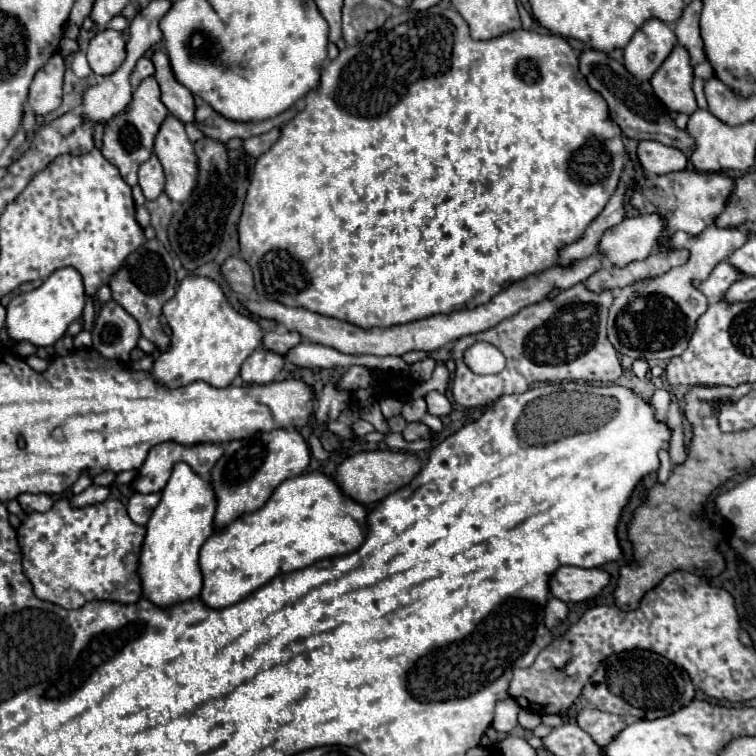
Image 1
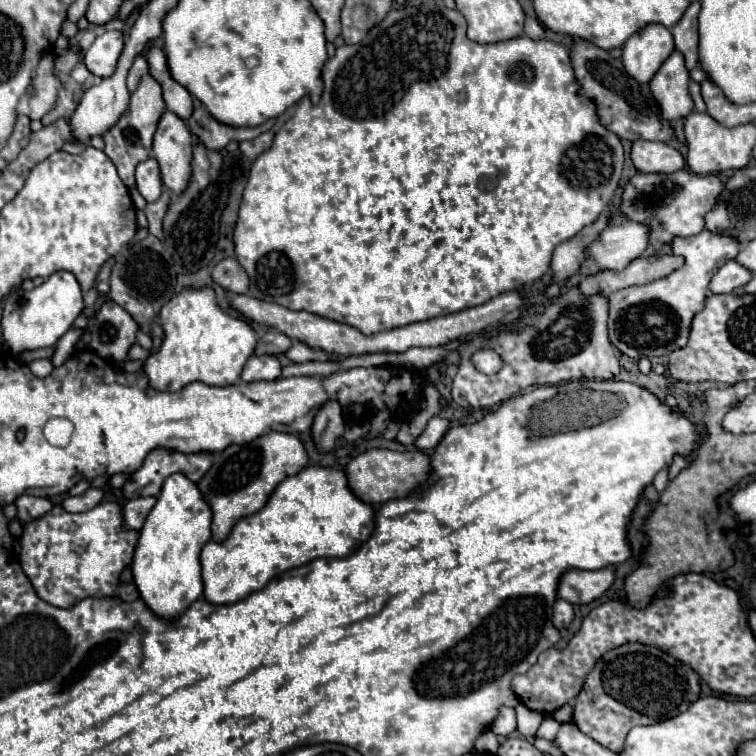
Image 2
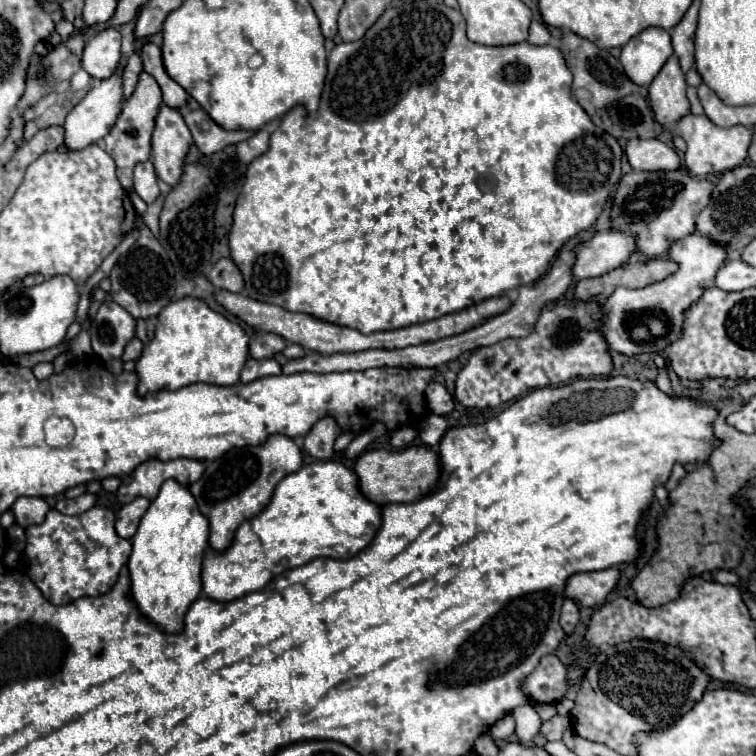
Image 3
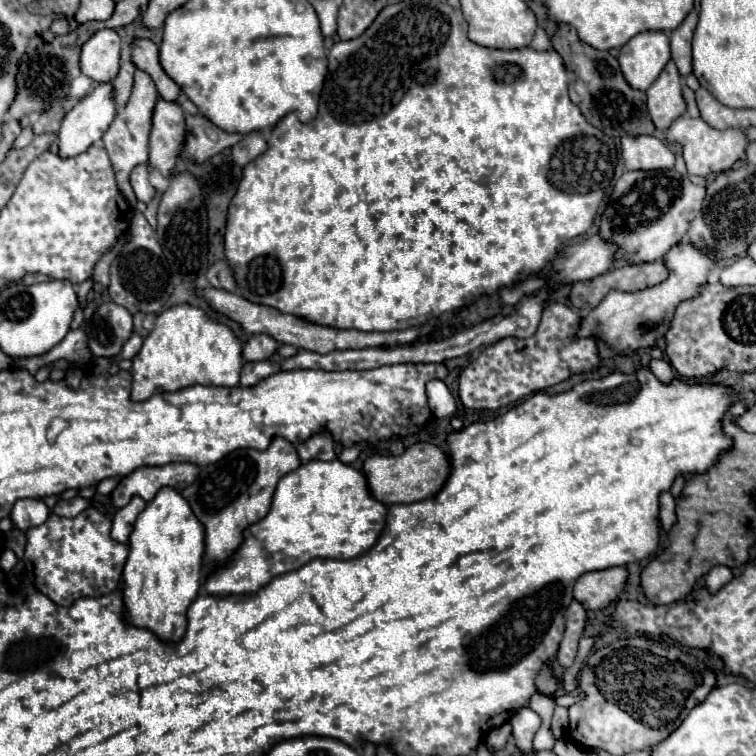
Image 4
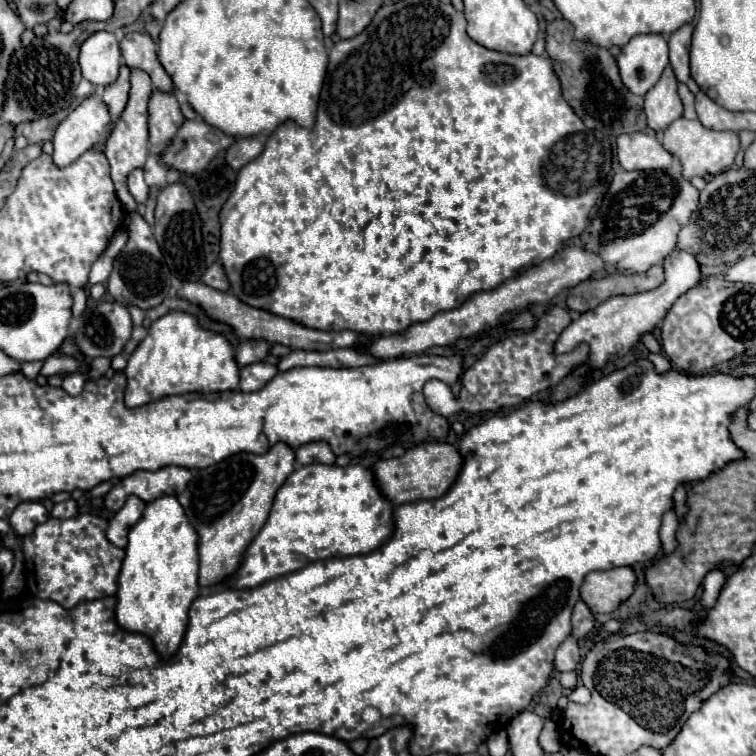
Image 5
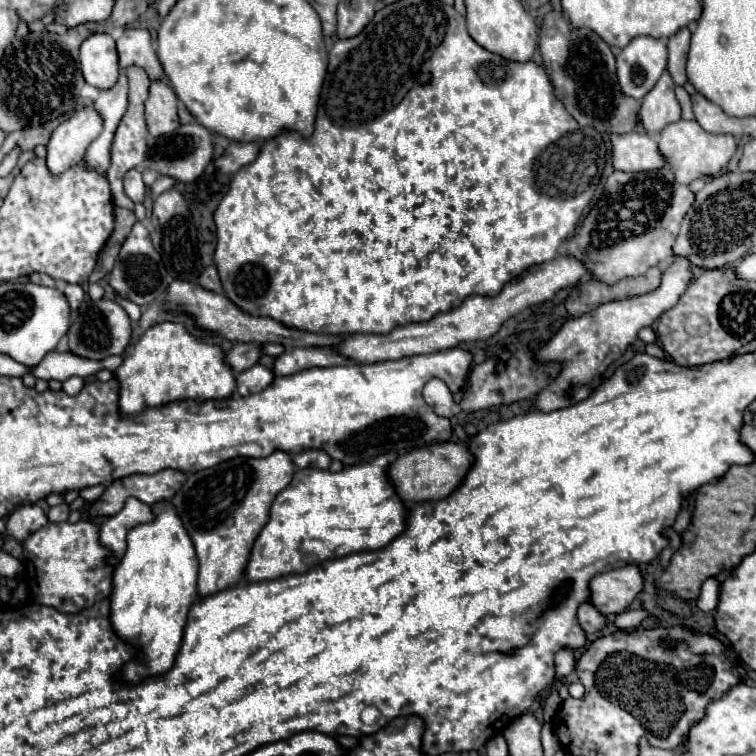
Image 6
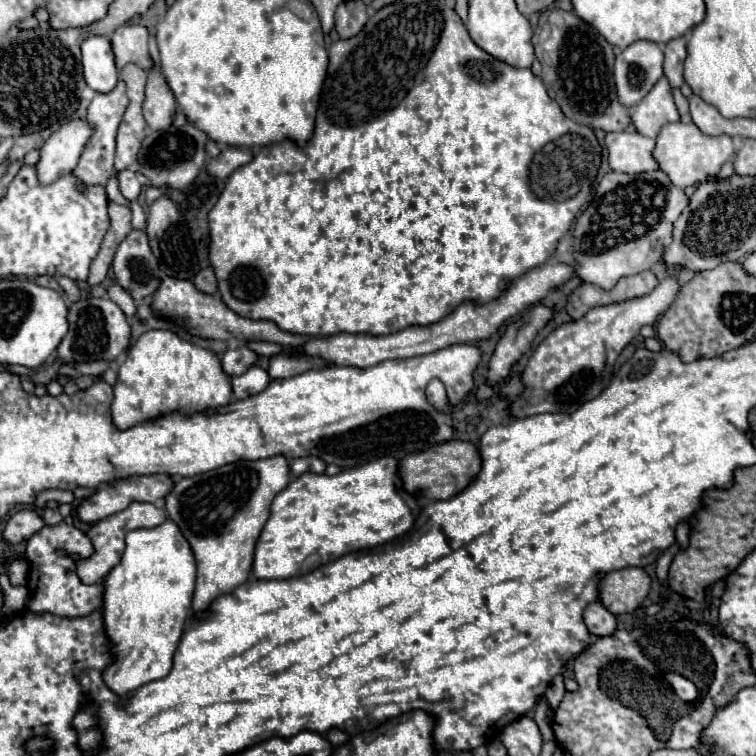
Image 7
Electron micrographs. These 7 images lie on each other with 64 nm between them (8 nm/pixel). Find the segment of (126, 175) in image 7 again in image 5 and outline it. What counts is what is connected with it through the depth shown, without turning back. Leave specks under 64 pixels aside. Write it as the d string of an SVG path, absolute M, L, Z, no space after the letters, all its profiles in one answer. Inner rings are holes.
M136 168L136 170L130 172L130 176L128 176L128 190L136 198L136 202L146 202L148 200L150 188L144 182L144 170L142 168Z

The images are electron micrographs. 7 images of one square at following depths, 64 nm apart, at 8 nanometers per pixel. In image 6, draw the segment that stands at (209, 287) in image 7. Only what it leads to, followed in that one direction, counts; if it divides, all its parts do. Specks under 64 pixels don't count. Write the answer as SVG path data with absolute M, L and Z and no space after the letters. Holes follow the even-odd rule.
M212 264L212 266L208 266L202 274L200 274L200 278L198 278L198 284L200 286L204 286L204 288L208 288L208 290L212 290L212 292L222 292L222 282L220 282L220 276L218 276L218 268Z

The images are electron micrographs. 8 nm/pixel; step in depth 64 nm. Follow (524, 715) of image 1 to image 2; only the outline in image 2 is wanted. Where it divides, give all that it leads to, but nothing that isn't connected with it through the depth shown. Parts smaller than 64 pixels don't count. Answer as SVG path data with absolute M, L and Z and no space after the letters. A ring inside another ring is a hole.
M518 704L516 706L516 716L518 716L518 730L522 736L530 738L536 734L540 722L544 720L544 716L540 712L534 712L530 708L526 708L524 704Z

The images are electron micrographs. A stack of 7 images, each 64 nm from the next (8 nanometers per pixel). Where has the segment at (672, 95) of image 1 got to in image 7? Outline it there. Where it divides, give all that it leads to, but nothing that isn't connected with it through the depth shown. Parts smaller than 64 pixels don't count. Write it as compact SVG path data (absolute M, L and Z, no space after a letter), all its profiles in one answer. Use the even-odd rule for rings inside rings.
M662 76L654 84L654 88L644 96L644 100L630 110L630 114L636 130L648 138L656 138L664 124L678 122L680 116L672 98L672 88L668 84L668 78Z

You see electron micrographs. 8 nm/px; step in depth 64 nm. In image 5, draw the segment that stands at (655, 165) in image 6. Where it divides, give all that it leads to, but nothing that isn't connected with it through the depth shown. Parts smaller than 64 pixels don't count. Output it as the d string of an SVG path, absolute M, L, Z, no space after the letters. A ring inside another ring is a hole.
M648 132L618 136L618 162L624 170L658 170L668 168L674 156Z

